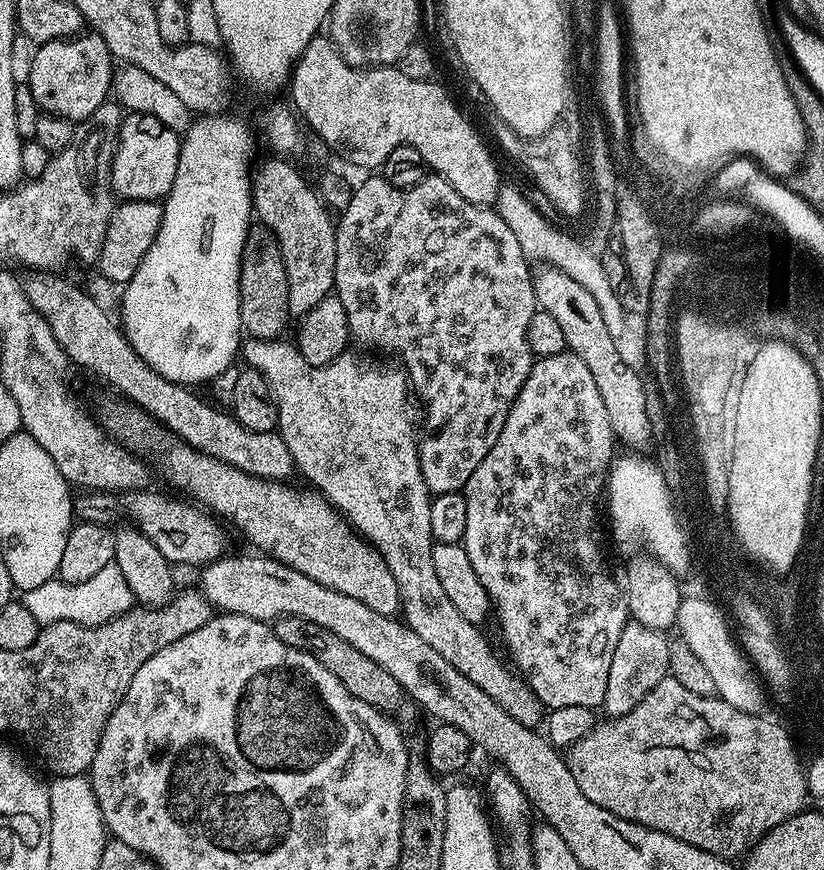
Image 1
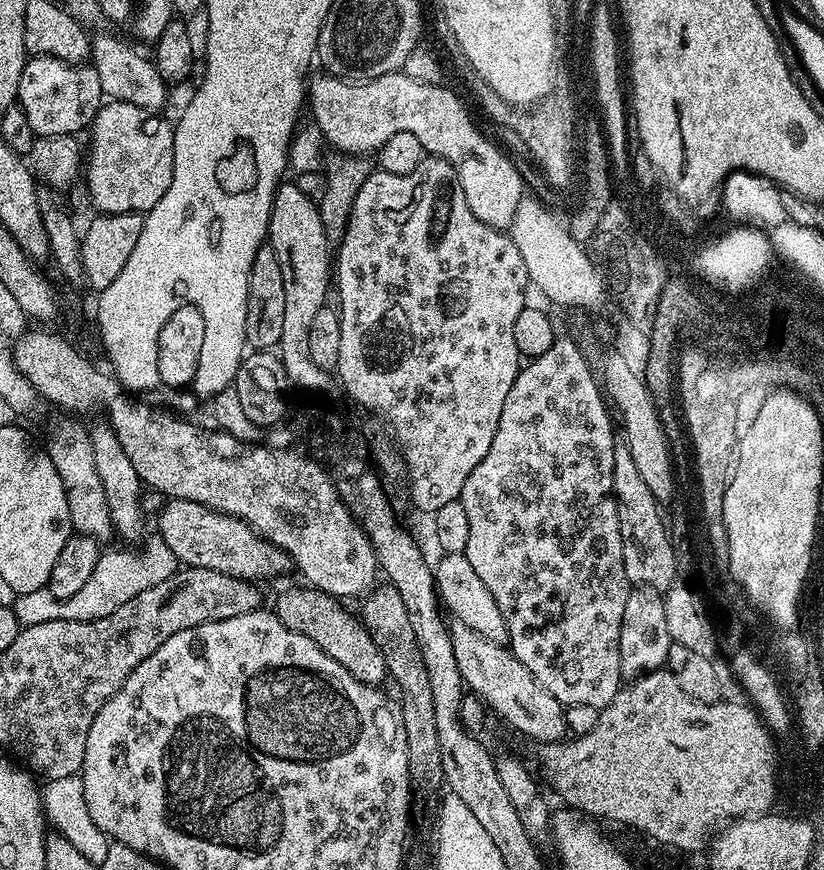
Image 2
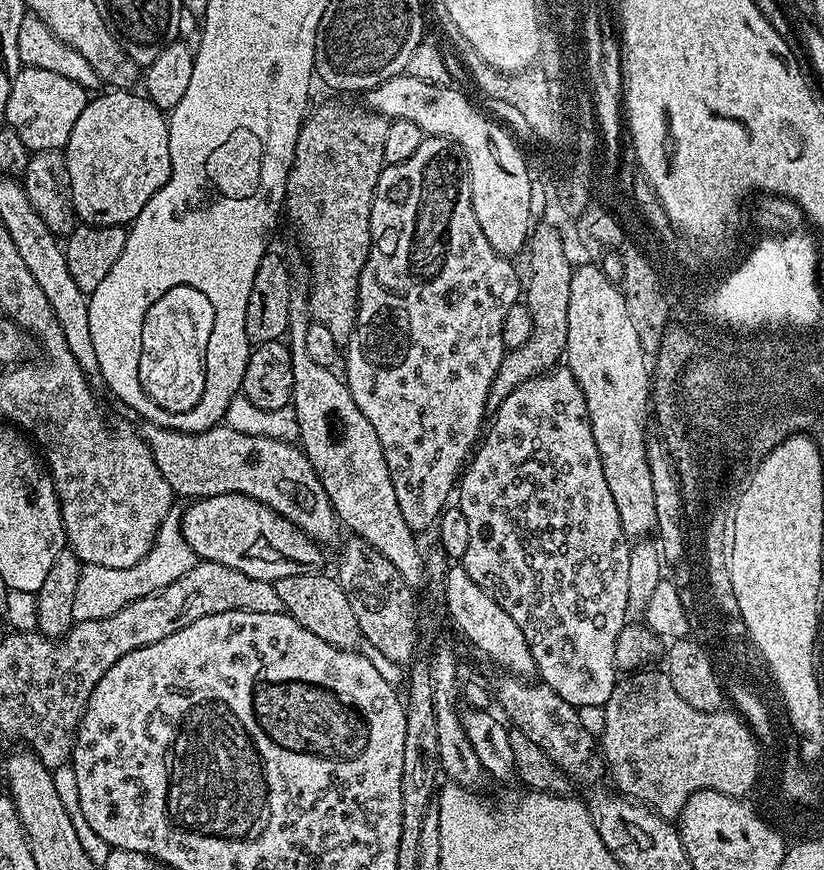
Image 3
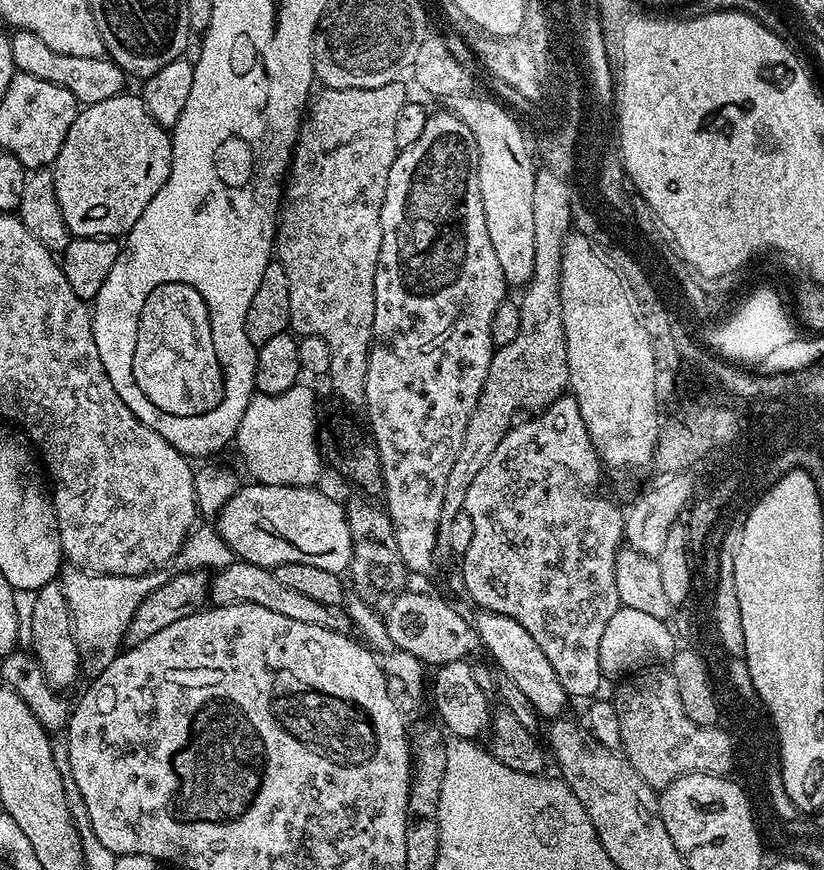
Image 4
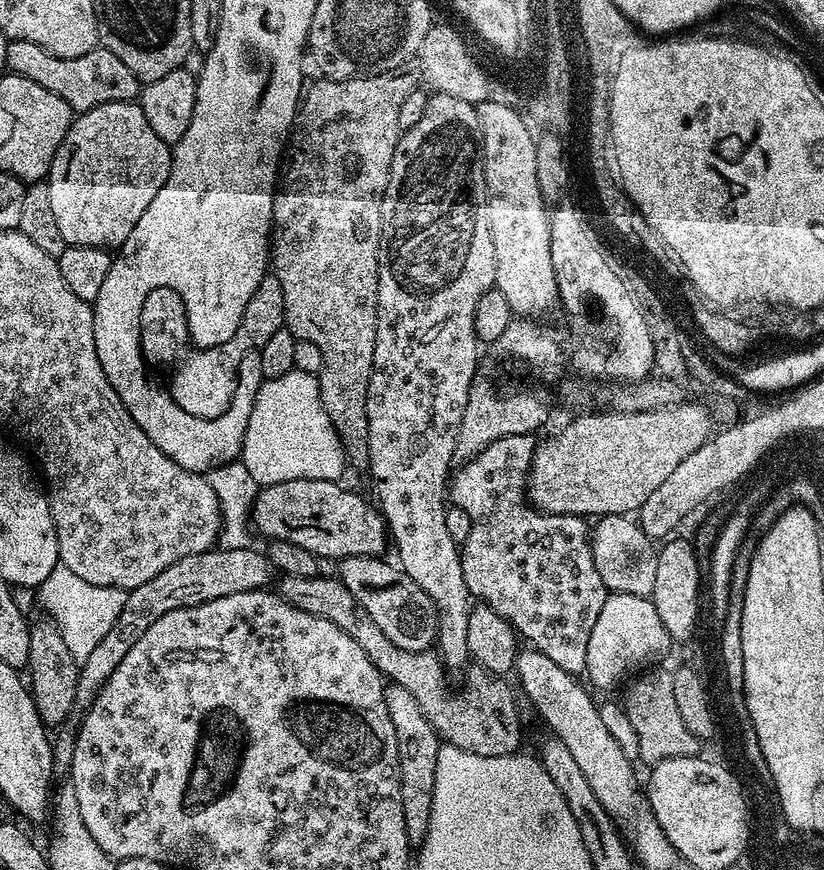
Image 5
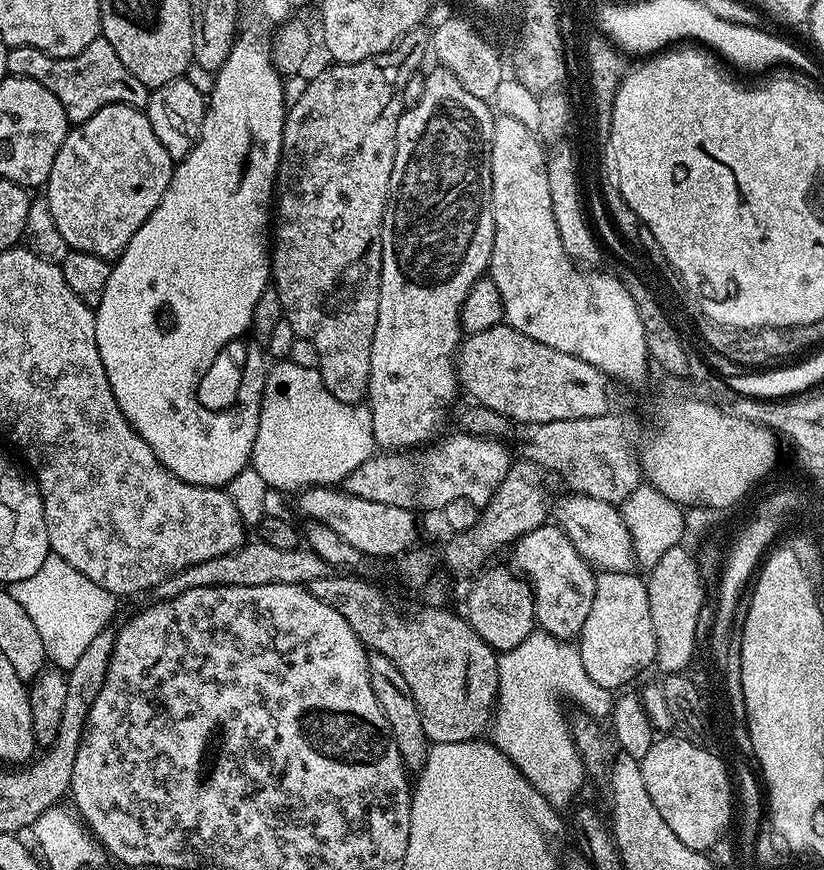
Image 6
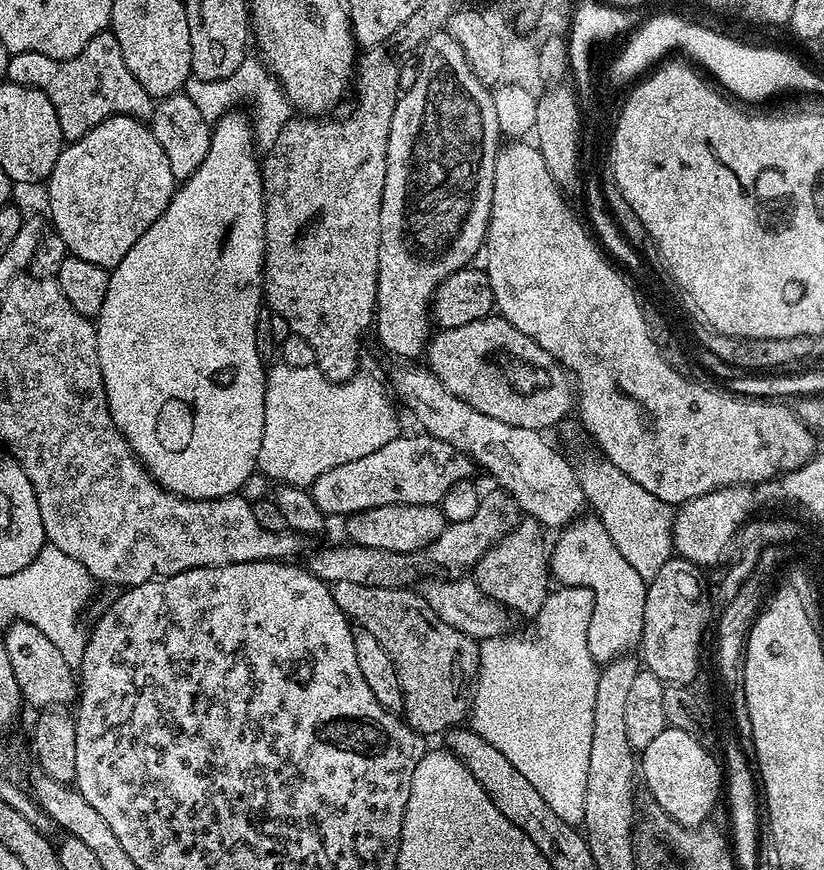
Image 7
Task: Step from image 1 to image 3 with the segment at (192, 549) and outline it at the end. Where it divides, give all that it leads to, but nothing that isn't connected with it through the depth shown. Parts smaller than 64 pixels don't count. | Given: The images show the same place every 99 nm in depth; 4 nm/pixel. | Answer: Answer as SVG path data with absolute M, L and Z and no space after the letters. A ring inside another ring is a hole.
M218 494L197 499L182 512L186 542L200 560L222 562L250 578L277 581L323 569L325 549L294 522L246 494Z

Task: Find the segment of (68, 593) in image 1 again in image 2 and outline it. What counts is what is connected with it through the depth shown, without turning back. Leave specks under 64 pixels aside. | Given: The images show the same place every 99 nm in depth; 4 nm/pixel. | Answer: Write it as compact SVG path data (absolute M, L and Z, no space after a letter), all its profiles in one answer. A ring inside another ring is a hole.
M152 534L143 541L141 552L108 552L101 551L98 566L94 566L89 580L70 598L59 600L50 594L48 588L30 590L30 594L16 596L11 601L11 608L17 615L18 622L25 628L38 626L38 622L51 620L97 620L114 614L118 606L130 602L134 594L142 594L151 584L162 582L178 571L176 555L166 546L159 534Z

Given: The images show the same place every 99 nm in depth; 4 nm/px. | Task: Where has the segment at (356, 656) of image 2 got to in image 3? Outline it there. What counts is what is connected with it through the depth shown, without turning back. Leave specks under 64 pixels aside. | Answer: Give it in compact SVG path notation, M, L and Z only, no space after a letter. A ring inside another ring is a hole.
M317 570L275 581L278 598L282 598L284 611L306 630L310 630L310 634L318 634L318 638L330 642L332 646L355 649L362 637L358 618L354 618L354 606L350 606L350 598L346 598L339 579L335 575L323 576L324 574Z

